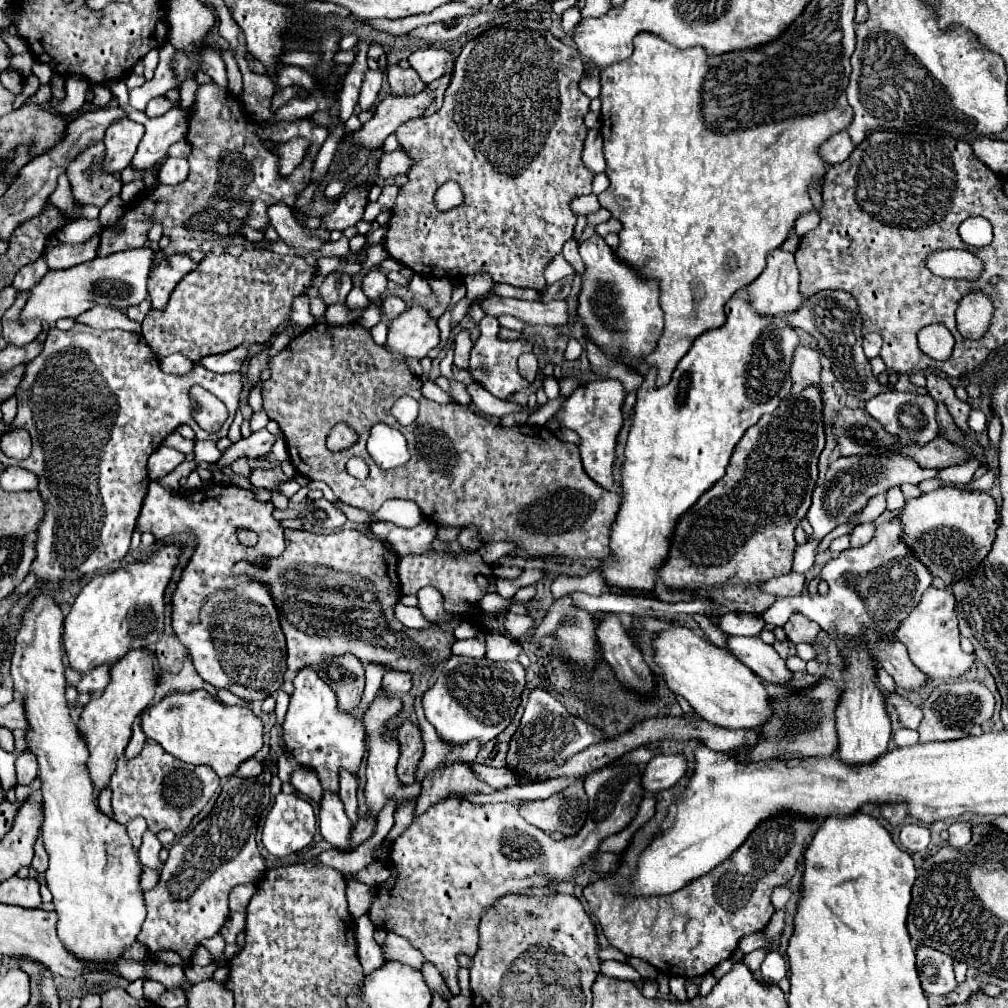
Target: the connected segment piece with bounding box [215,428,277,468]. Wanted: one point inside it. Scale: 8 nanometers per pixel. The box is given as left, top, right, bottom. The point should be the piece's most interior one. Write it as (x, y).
(259, 443)

